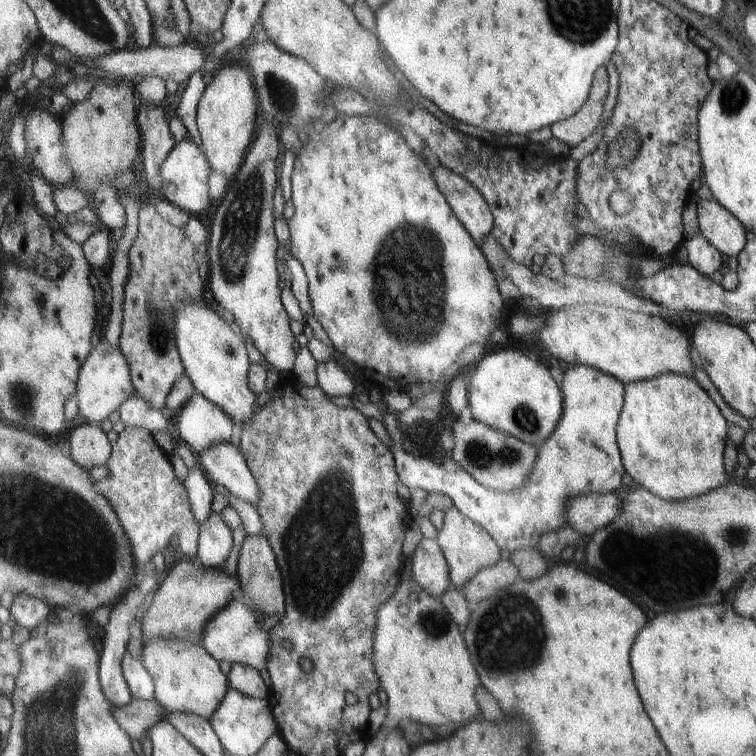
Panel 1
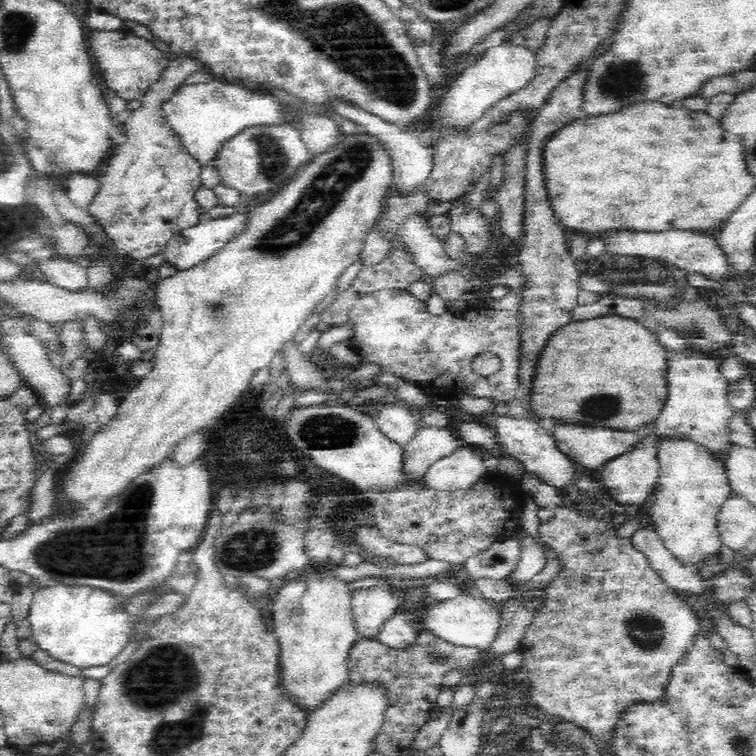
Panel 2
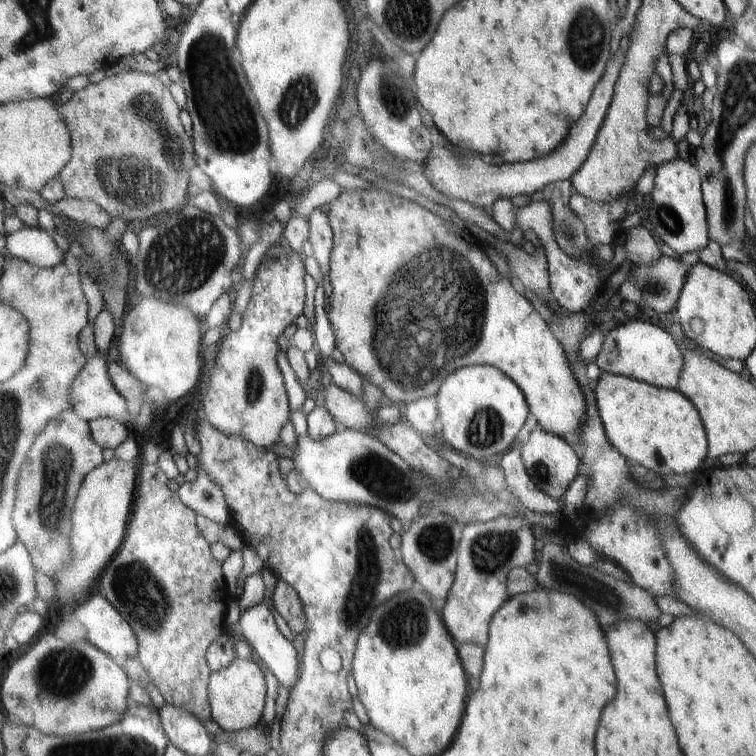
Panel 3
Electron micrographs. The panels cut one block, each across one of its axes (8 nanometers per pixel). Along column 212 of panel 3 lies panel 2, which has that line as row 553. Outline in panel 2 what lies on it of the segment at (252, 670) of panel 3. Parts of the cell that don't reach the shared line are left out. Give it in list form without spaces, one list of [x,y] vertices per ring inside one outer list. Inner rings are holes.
[[[682,436],[682,438],[666,438],[660,440],[655,448],[655,457],[660,467],[660,476],[654,492],[654,504],[650,510],[650,517],[654,522],[658,538],[684,566],[694,568],[698,563],[705,561],[708,557],[720,553],[720,536],[717,532],[717,514],[721,504],[730,496],[732,492],[729,487],[728,478],[723,462],[716,453],[710,451],[707,446],[701,446],[692,438]]]

